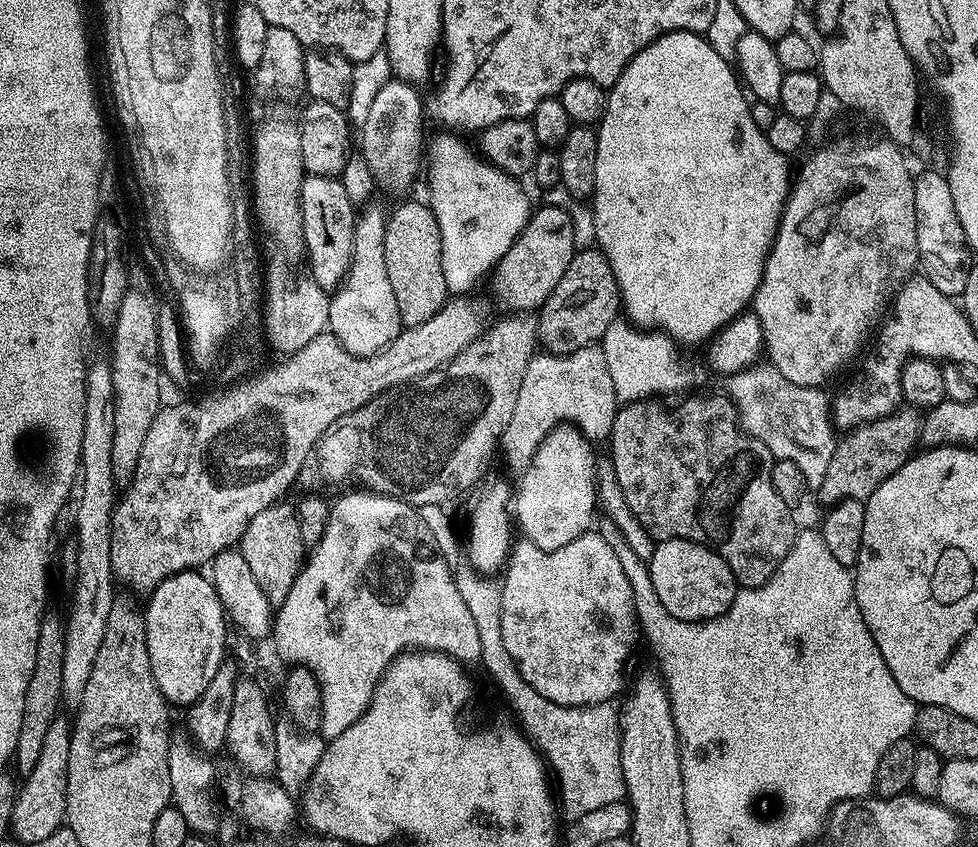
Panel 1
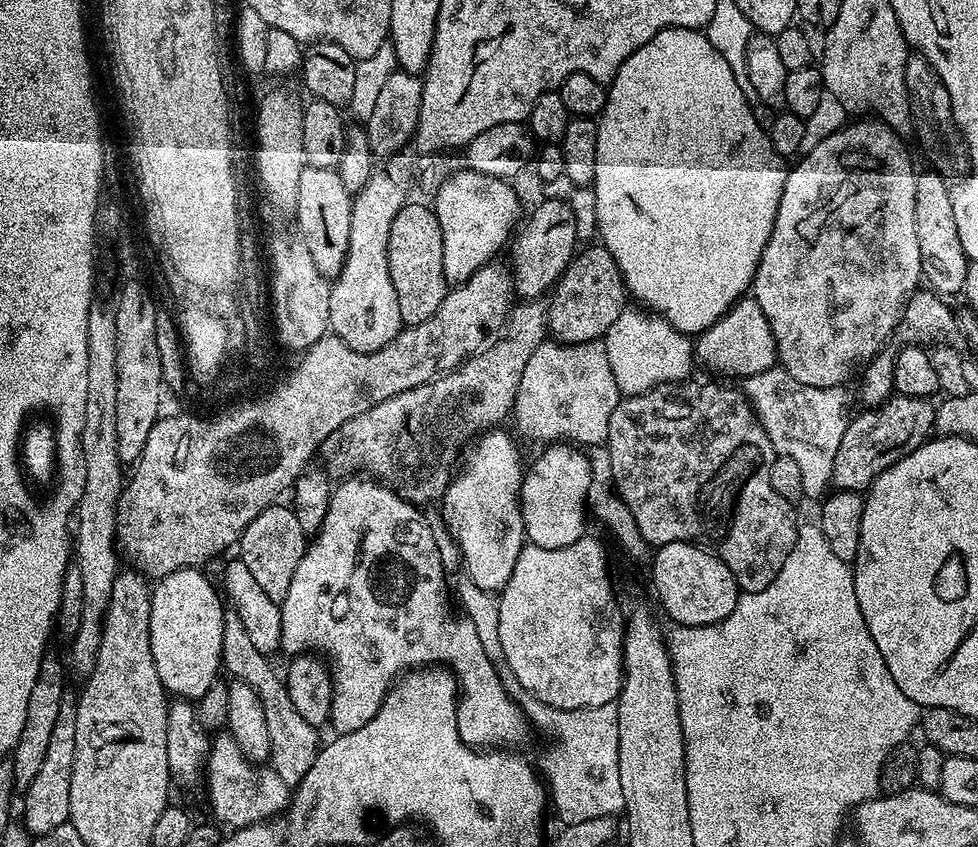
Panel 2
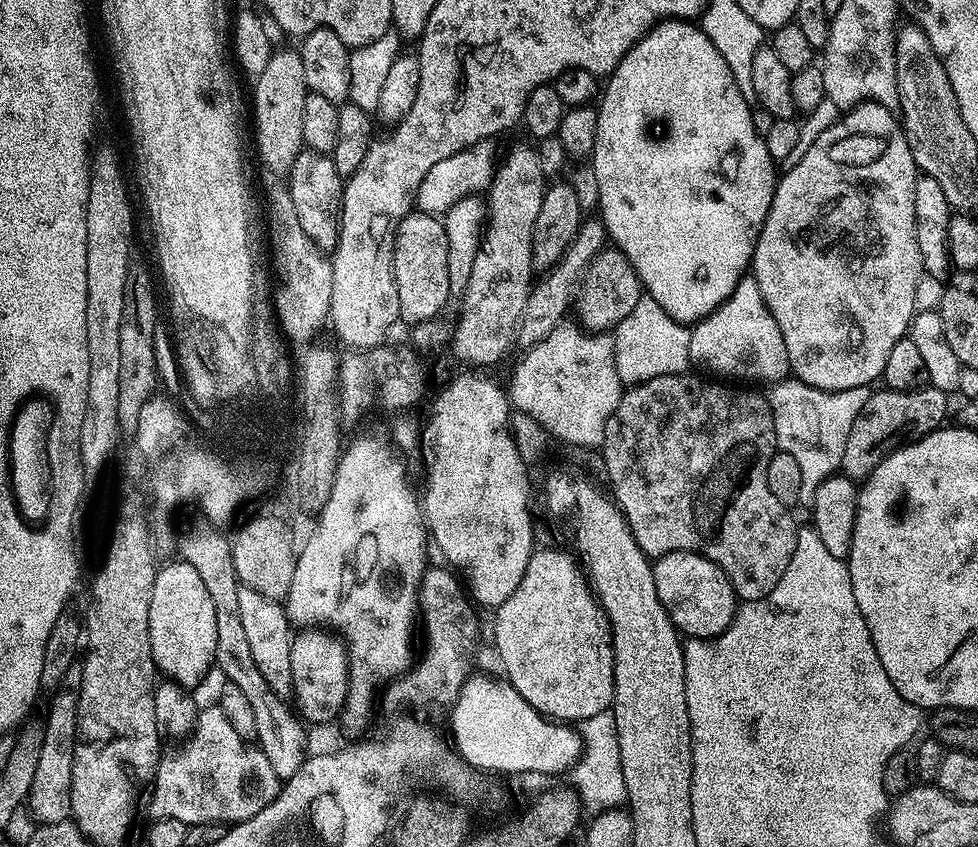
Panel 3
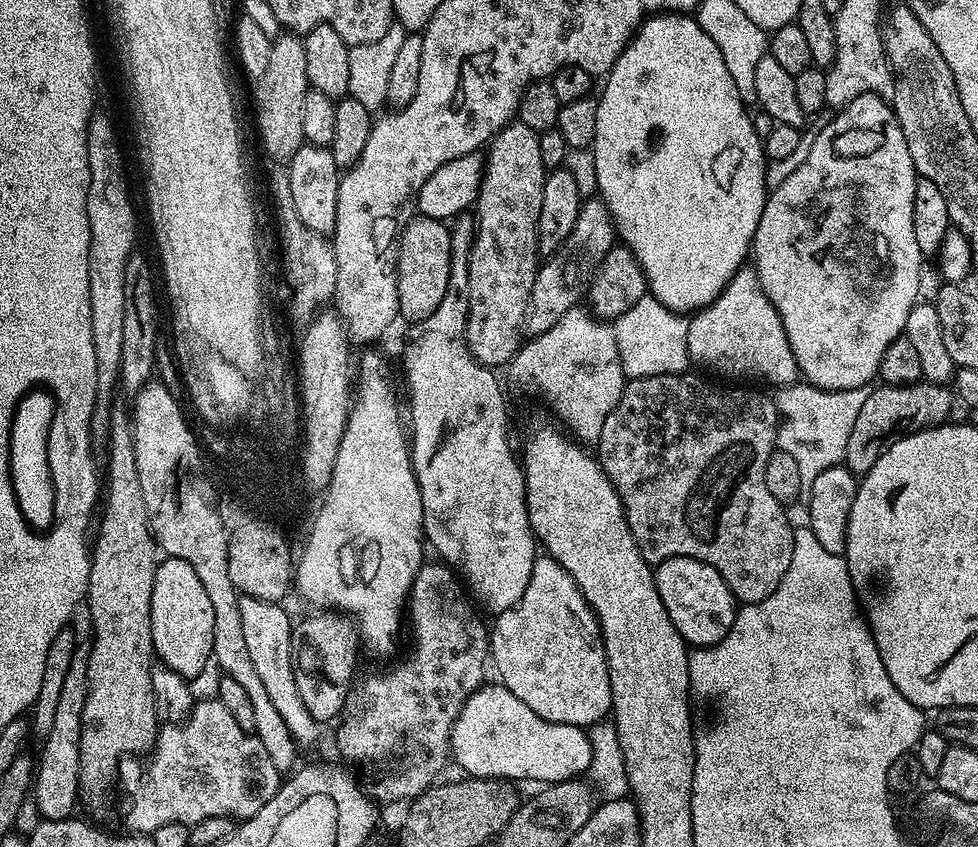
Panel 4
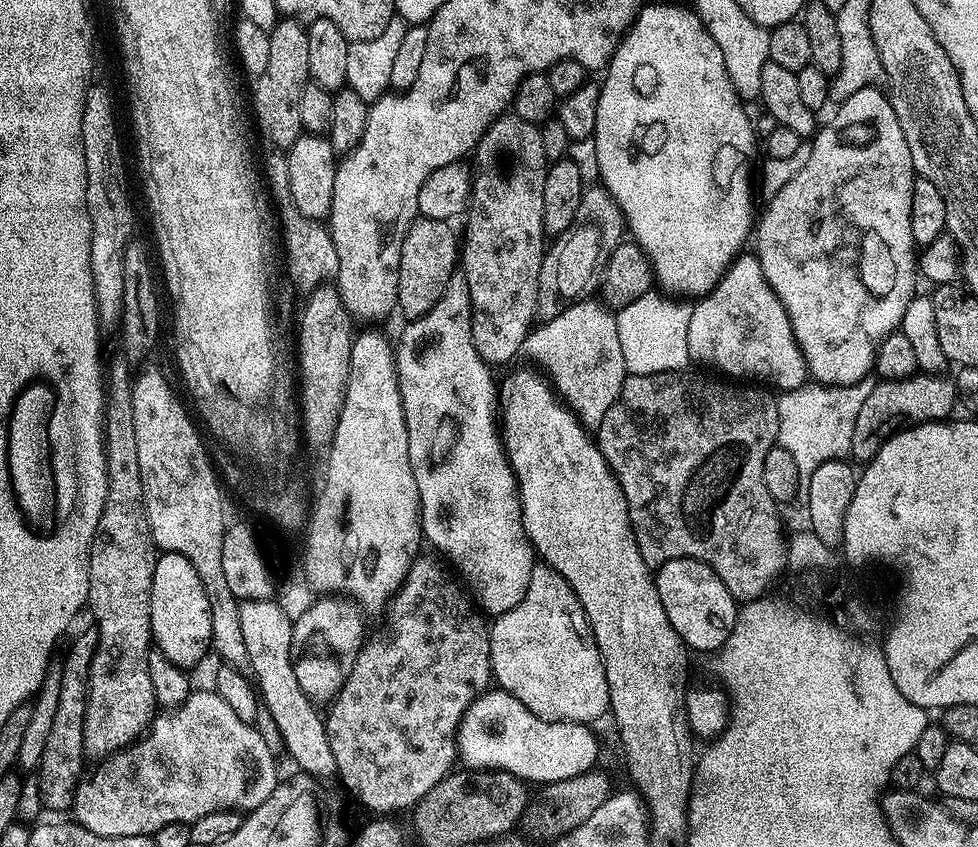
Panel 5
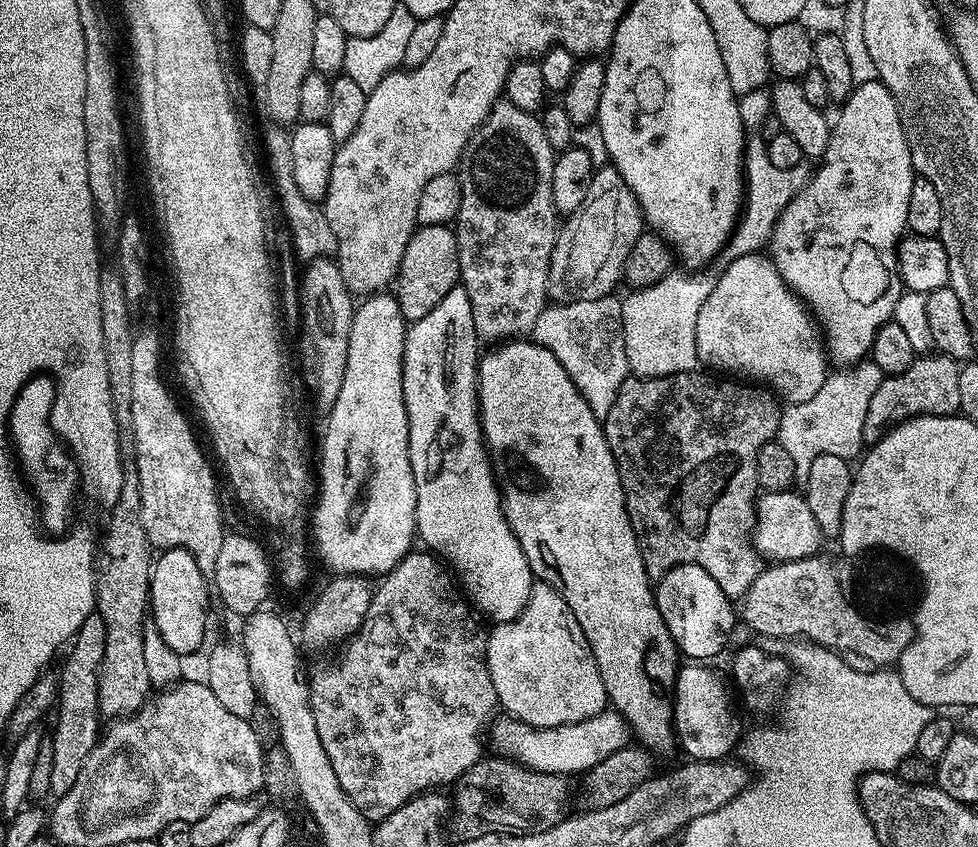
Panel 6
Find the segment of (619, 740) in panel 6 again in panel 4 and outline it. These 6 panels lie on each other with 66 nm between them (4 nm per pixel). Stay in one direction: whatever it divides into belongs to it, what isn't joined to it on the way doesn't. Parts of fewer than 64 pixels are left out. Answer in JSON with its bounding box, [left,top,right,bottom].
[450,683,592,782]

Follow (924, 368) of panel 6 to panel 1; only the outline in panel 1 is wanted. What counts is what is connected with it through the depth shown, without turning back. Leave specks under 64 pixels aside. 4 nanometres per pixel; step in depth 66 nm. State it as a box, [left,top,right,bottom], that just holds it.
[819,406,921,506]

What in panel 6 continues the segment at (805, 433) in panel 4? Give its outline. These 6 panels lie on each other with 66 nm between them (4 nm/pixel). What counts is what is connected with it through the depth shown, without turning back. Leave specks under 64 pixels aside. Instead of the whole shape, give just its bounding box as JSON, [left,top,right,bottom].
[778,358,884,474]

